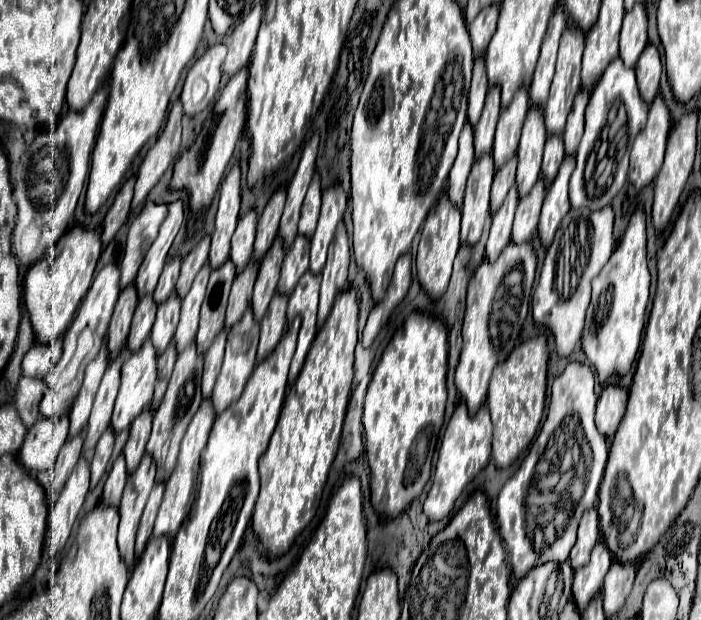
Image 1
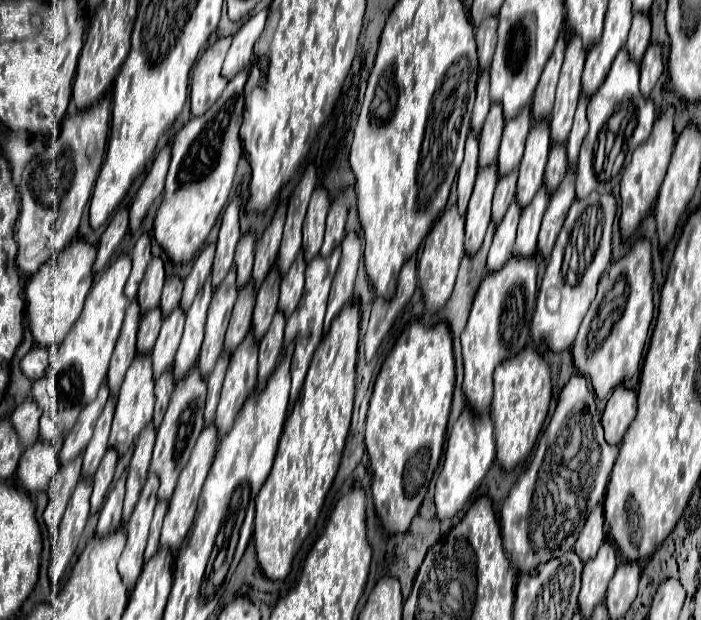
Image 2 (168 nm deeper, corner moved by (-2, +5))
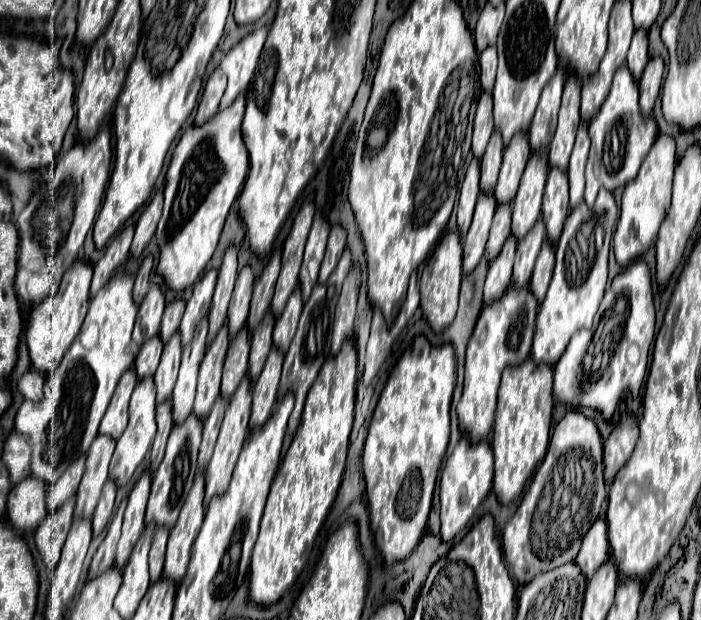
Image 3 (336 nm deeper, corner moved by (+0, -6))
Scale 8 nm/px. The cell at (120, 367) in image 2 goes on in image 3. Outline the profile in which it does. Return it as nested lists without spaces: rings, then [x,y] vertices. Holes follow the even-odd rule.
[[[133,369],[125,371],[125,375],[121,377],[117,389],[115,389],[115,395],[109,403],[109,409],[101,421],[101,427],[99,427],[99,435],[109,435],[113,439],[119,439],[121,437],[121,431],[125,431],[127,427],[127,407],[129,407],[129,399],[131,399],[131,393],[137,385],[137,375]]]

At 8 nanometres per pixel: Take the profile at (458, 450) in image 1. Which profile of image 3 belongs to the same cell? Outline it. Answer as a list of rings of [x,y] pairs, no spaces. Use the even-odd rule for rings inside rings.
[[[463,435],[457,443],[453,455],[447,459],[447,465],[443,469],[441,477],[441,539],[453,541],[469,523],[475,509],[481,505],[481,501],[489,495],[493,483],[493,449],[487,441],[481,441],[477,445],[469,443],[469,439]]]

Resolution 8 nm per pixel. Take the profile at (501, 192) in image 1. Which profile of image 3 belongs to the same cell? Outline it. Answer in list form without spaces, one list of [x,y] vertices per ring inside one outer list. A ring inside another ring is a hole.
[[[499,205],[493,217],[489,241],[487,241],[487,259],[493,261],[505,243],[505,239],[511,235],[511,205]]]

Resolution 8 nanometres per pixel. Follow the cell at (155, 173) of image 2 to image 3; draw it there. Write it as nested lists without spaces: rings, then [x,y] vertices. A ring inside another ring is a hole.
[[[159,191],[151,201],[149,205],[145,207],[145,211],[141,213],[139,221],[137,221],[137,227],[135,227],[135,237],[133,237],[133,245],[131,245],[131,255],[133,257],[141,257],[145,245],[151,241],[151,237],[155,235],[155,229],[157,229],[157,221],[161,217],[161,211],[163,211],[163,191]]]

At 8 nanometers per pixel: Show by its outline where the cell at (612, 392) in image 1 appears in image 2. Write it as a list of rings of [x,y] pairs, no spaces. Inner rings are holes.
[[[617,386],[607,400],[607,406],[601,416],[601,424],[605,428],[605,440],[609,444],[619,444],[623,434],[627,432],[631,420],[637,412],[637,394],[623,386]]]

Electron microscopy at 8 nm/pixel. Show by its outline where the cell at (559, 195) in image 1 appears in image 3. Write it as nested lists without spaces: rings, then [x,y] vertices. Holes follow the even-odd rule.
[[[545,241],[543,247],[541,247],[541,253],[537,257],[531,283],[529,283],[529,289],[533,291],[533,295],[537,297],[539,303],[545,299],[545,291],[549,287],[549,281],[551,281],[551,275],[553,275],[553,267],[555,267],[555,247],[549,241]]]

